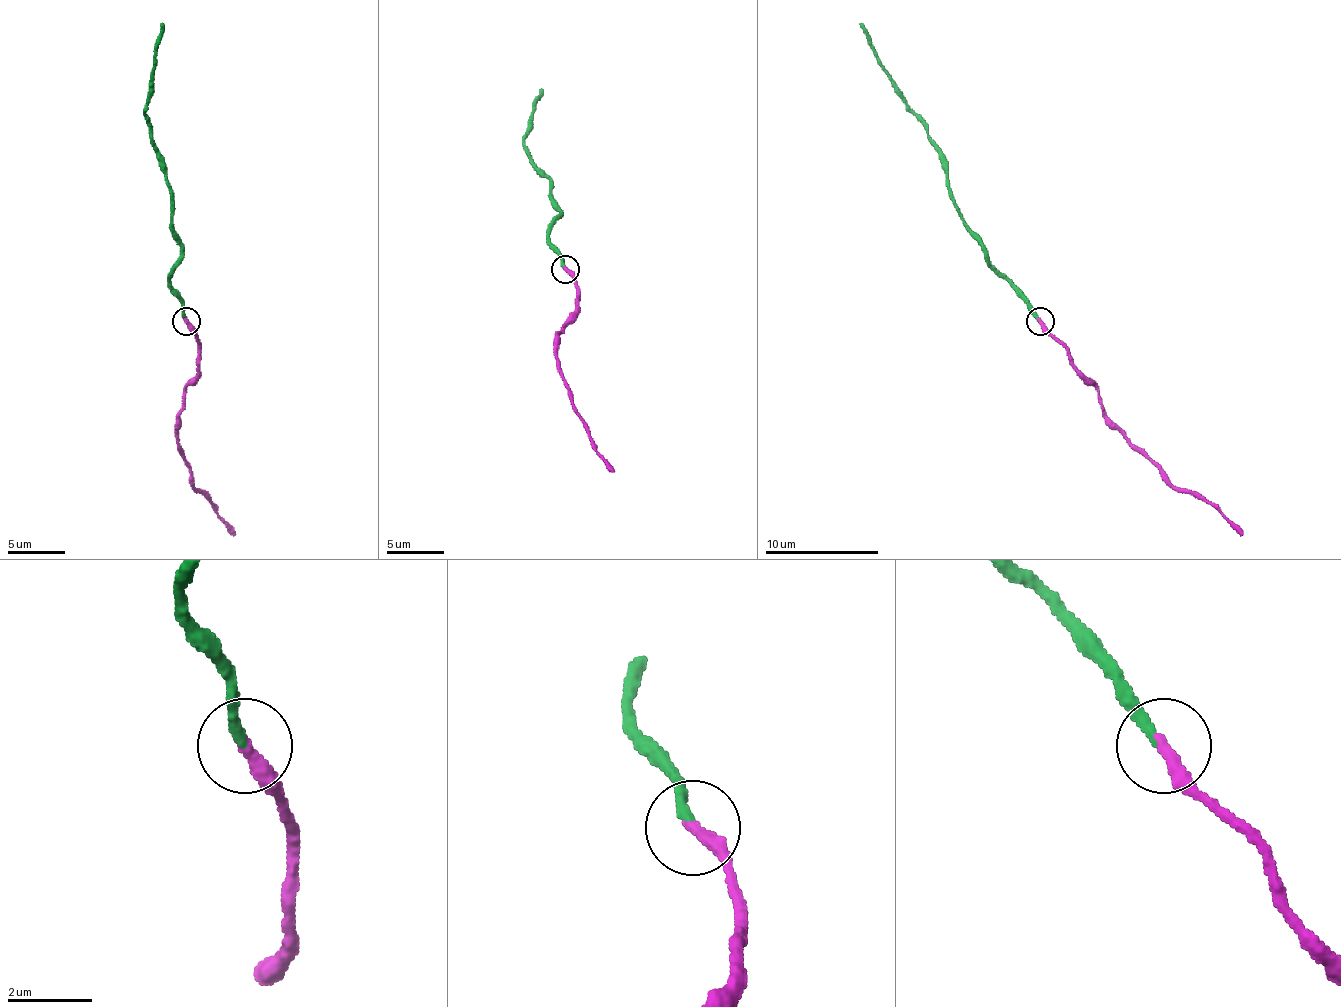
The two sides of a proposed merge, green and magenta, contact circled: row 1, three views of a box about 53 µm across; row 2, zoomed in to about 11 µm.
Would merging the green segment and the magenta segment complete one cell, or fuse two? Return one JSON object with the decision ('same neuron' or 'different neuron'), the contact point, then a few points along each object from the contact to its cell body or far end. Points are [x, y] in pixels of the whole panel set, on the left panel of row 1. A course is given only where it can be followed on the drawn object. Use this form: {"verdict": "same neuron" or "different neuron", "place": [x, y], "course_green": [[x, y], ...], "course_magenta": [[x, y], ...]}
{"verdict": "same neuron", "place": [186, 321], "course_green": [[185, 320], [183, 297], [168, 280], [180, 263], [180, 243], [163, 155], [146, 112], [163, 24]], "course_magenta": [[185, 320], [197, 340], [197, 377], [183, 391], [177, 451], [197, 488], [234, 536]]}

